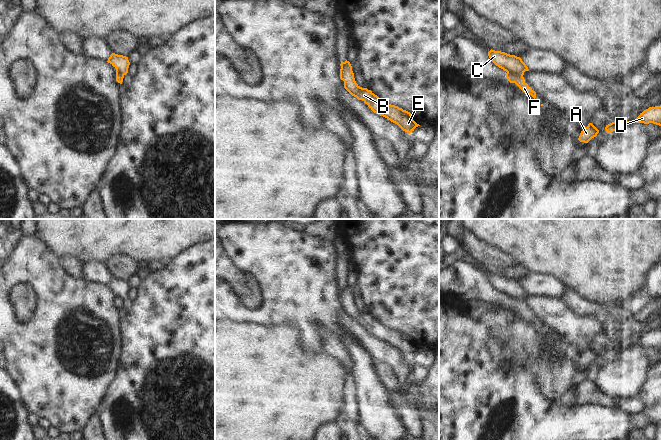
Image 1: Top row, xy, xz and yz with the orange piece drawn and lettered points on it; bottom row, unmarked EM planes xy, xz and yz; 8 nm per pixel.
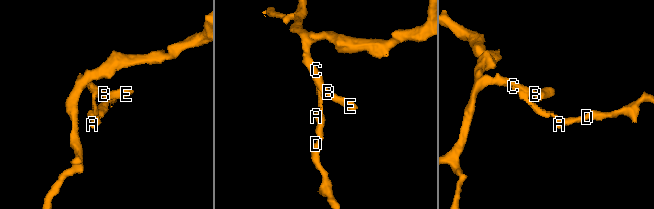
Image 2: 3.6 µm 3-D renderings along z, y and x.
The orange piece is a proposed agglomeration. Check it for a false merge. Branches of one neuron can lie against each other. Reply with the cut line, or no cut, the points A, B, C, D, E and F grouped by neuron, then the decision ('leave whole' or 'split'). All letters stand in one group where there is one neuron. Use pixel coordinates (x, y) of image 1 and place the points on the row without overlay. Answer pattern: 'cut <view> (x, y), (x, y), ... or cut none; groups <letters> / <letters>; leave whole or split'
cut yz (507, 296), (522, 300); groups A D F / B C E; split

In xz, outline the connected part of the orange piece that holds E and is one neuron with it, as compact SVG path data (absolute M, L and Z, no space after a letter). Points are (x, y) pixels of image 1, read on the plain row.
M345 285L340 293L340 303L344 305L344 312L358 324L362 324L376 338L383 340L391 346L397 348L403 355L410 358L417 348L410 336L398 330L382 325L377 319L367 312L360 311L354 302L352 290L349 285Z

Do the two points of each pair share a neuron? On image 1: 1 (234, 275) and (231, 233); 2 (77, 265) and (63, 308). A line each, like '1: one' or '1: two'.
1: two
2: two

